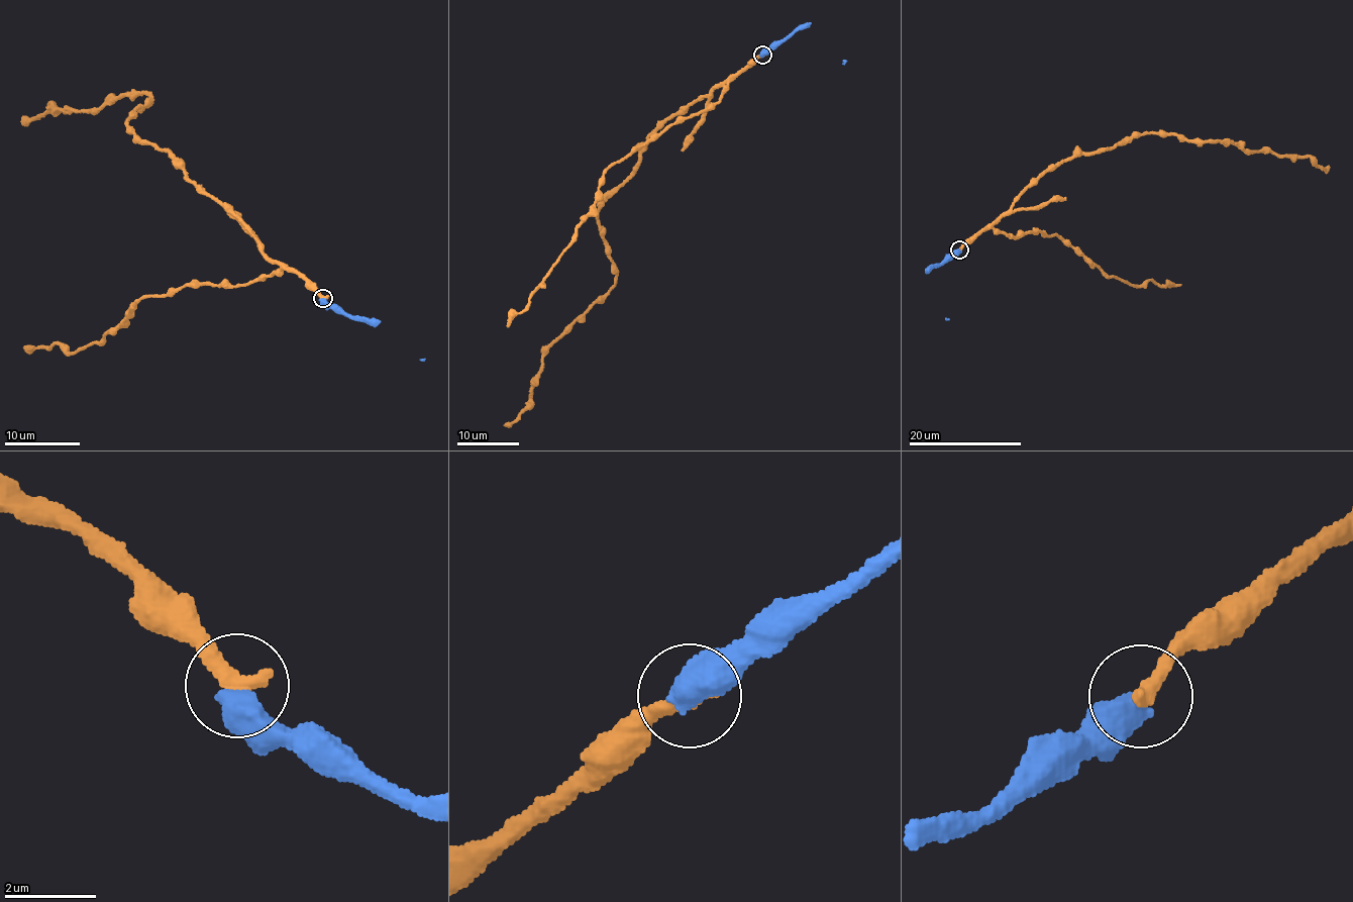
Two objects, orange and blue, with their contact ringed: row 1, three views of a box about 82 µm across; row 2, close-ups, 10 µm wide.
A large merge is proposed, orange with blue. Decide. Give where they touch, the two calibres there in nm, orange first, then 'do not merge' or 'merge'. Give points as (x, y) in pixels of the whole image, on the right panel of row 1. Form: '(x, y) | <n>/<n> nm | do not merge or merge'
(959, 249) | 420/600 nm | merge

